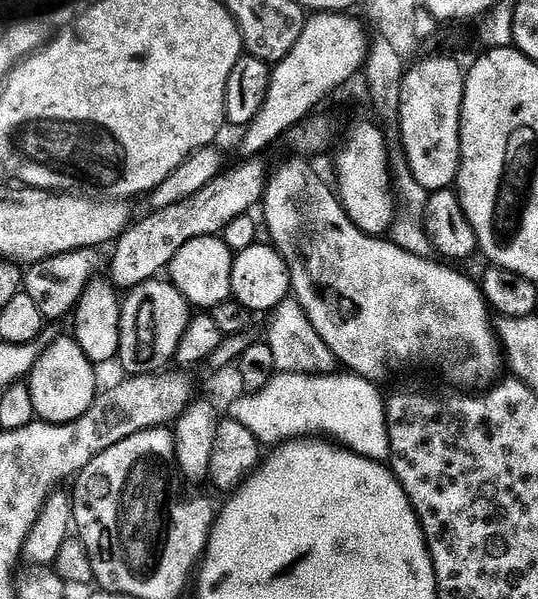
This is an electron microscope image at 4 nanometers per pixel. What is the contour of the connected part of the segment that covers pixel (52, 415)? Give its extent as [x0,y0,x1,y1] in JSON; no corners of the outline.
[26,335,98,424]

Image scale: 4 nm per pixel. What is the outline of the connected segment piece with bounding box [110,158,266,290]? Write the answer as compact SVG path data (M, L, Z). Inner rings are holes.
M244 158L239 162L241 164L230 172L222 176L213 175L208 185L199 188L192 196L165 208L149 211L149 216L142 217L137 224L129 223L111 249L112 287L127 290L147 280L157 279L163 273L160 271L171 265L174 254L178 254L186 242L203 236L220 236L234 218L249 215L253 211L251 208L263 201L266 180L263 175L260 177L255 159Z

